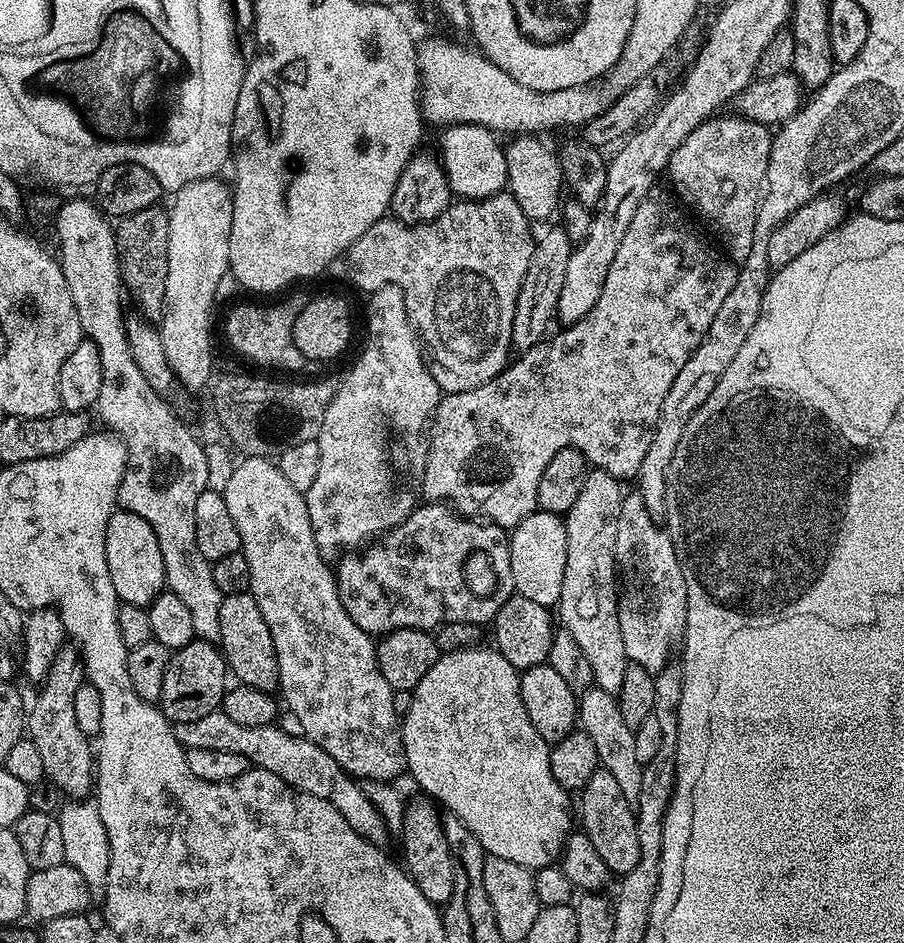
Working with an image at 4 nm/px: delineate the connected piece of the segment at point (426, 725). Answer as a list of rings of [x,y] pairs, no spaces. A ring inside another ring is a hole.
[[[477,646],[474,648],[459,648],[453,652],[445,652],[426,670],[426,678],[418,682],[418,686],[412,689],[412,701],[410,710],[402,717],[402,742],[406,750],[407,775],[413,776],[421,784],[423,791],[433,801],[439,802],[447,811],[462,818],[466,826],[482,842],[485,853],[498,858],[510,858],[510,862],[518,862],[518,866],[529,870],[545,868],[547,864],[556,864],[560,858],[560,852],[564,849],[570,833],[574,828],[574,808],[568,805],[569,793],[554,778],[550,770],[550,745],[534,730],[534,722],[530,722],[530,714],[526,714],[526,706],[522,706],[522,694],[520,693],[520,672],[495,647]]]

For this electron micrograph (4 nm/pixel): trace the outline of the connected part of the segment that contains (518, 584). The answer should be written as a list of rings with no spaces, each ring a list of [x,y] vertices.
[[[539,510],[511,529],[508,541],[510,574],[515,595],[530,598],[538,606],[551,609],[559,605],[562,594],[562,578],[566,574],[566,526],[555,512]]]

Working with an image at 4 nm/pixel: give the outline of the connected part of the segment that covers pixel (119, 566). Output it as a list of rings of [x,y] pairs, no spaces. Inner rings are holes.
[[[123,510],[113,512],[106,526],[106,566],[110,566],[110,582],[114,582],[116,598],[121,604],[147,608],[160,592],[165,591],[164,563],[162,550],[158,550],[158,538],[154,538],[150,522],[138,518],[138,514]]]

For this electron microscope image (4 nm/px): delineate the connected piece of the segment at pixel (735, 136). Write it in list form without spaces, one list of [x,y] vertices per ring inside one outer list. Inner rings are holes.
[[[716,114],[712,119],[702,121],[689,134],[682,146],[674,150],[666,176],[672,179],[671,191],[699,217],[703,227],[718,241],[724,255],[739,266],[750,258],[750,250],[754,250],[754,222],[760,205],[760,192],[764,189],[766,166],[770,162],[773,133],[767,124],[759,124],[739,114],[724,115]]]

